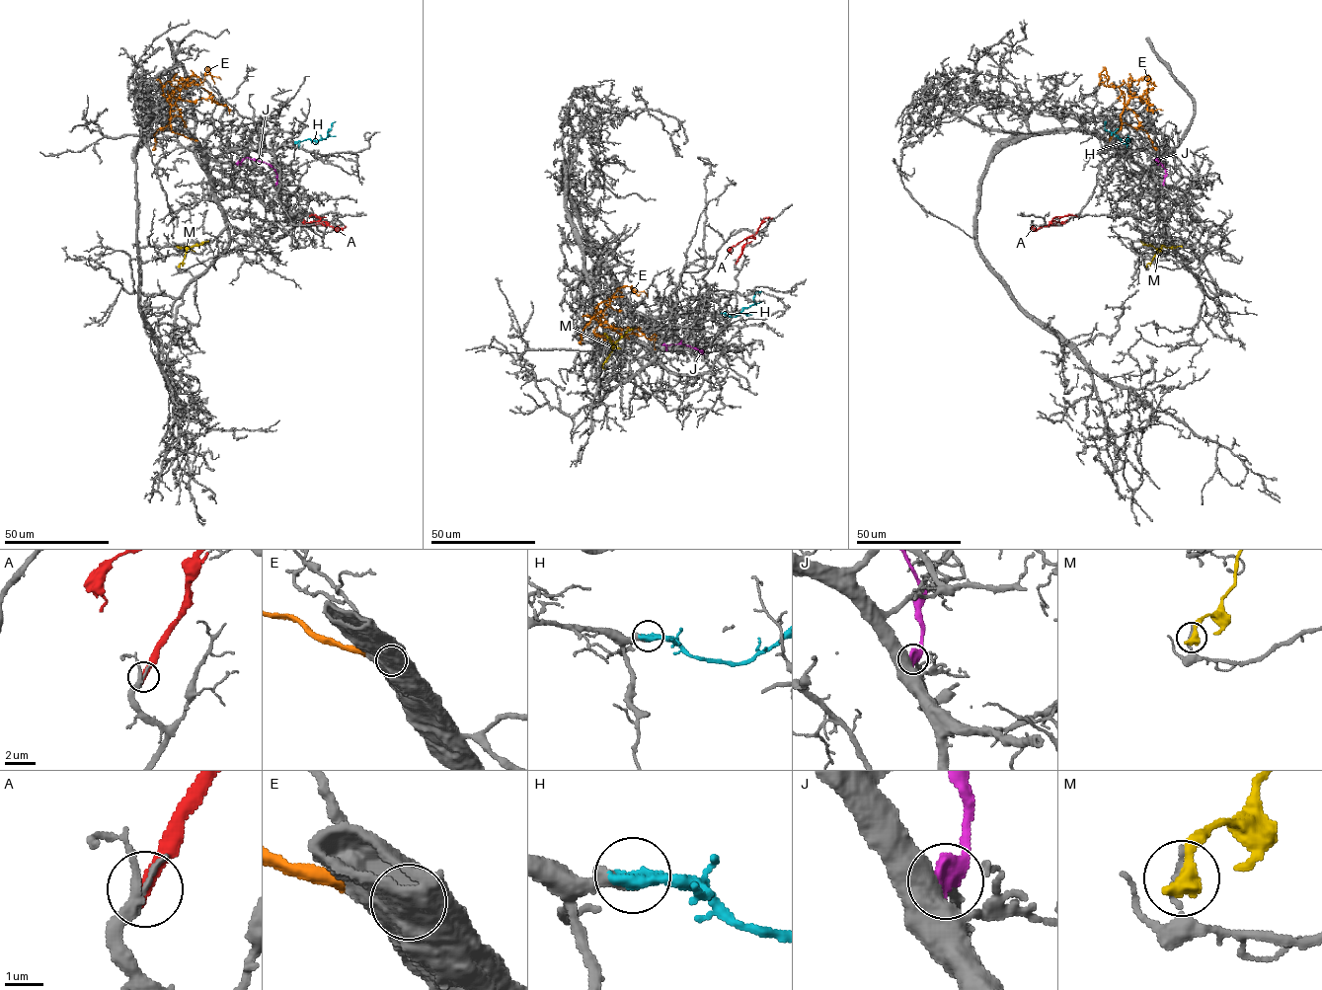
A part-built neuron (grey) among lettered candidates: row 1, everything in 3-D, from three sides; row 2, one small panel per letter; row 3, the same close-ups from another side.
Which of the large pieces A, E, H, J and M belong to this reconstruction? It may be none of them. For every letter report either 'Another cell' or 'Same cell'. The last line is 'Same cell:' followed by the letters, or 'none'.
A: Another cell
E: Another cell
H: Same cell
J: Another cell
M: Another cell
Same cell: H

